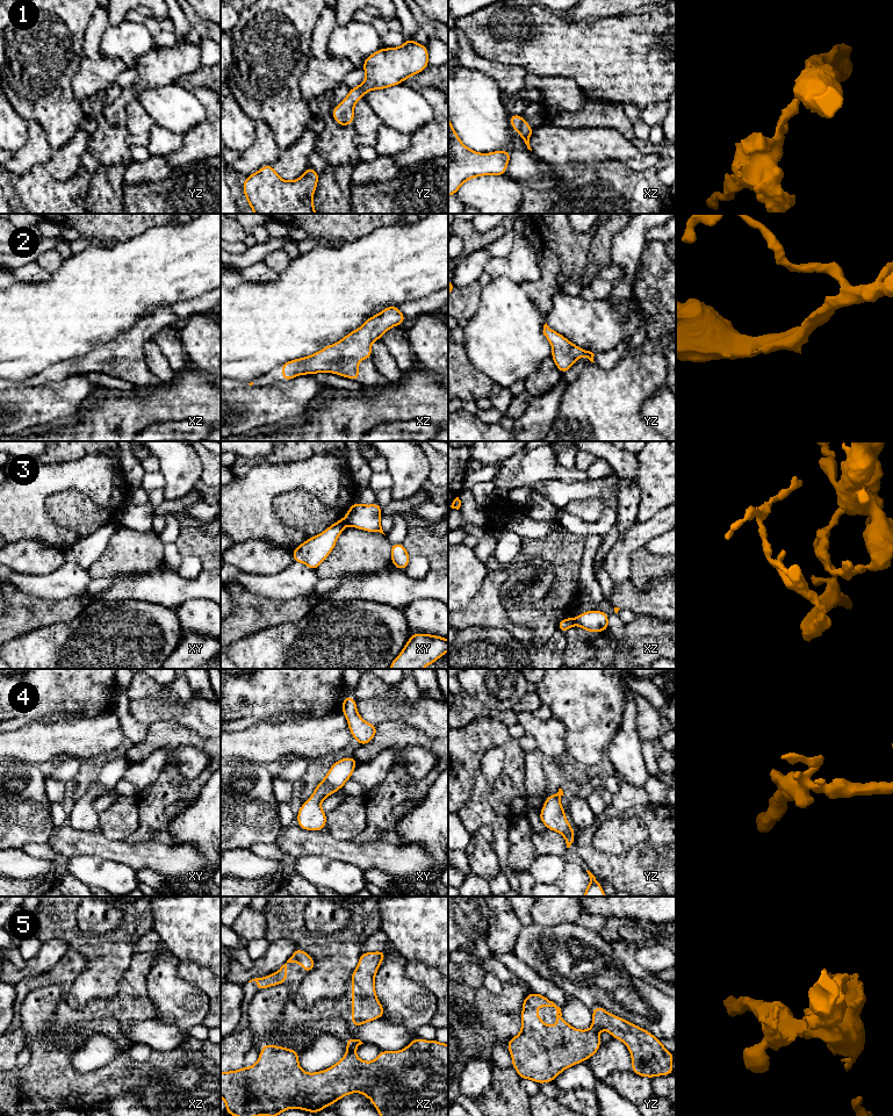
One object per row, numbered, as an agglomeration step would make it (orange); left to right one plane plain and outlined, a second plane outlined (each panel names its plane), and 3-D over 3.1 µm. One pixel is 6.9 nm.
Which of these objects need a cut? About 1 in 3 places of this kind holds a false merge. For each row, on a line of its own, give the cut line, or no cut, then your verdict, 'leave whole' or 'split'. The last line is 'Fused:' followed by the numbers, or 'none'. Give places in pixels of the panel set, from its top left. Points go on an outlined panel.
1: cut none; leave whole
2: cut none; leave whole
3: cut xy (345, 517), (347, 523); split
4: cut none; leave whole
5: cut yz (591, 1028), (597, 1031); split
Fused: 3, 5

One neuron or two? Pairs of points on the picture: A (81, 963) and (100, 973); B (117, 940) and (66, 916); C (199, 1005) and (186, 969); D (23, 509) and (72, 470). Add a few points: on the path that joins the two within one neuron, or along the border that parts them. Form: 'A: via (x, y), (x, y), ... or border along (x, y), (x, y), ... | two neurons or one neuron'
A: border along (69, 947), (86, 960), (86, 967), (70, 987) | two neurons
B: via (102, 943), (85, 943), (73, 931) | one neuron
C: border along (180, 962), (178, 974), (199, 987), (208, 996) | two neurons
D: via (35, 497), (55, 477), (60, 476) | one neuron

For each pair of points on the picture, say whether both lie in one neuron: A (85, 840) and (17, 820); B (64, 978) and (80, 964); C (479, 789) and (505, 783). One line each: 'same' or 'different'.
A: different
B: same
C: different

